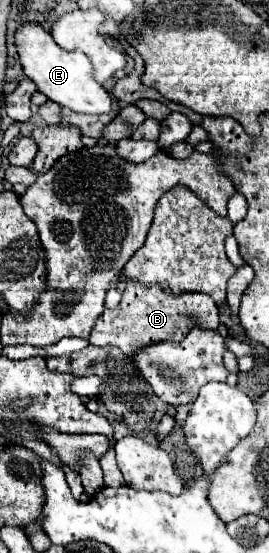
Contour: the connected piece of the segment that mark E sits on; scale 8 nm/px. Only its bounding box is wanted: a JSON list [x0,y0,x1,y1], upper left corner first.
[16,22,112,114]

